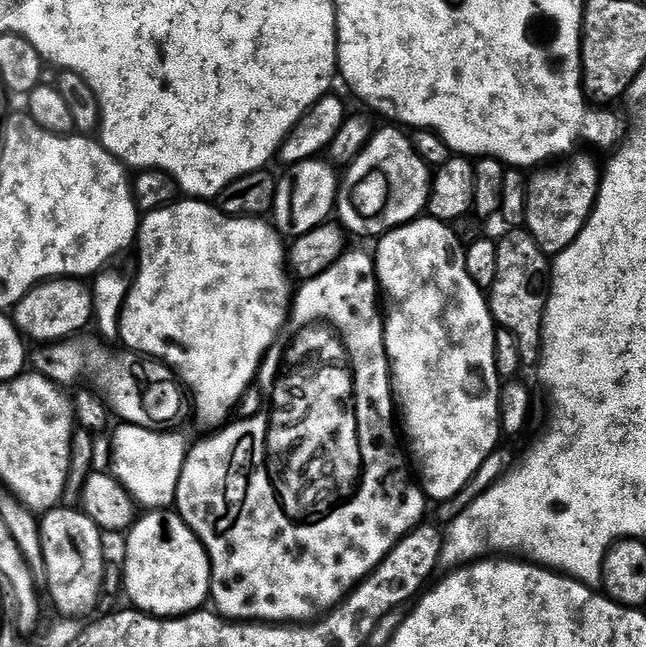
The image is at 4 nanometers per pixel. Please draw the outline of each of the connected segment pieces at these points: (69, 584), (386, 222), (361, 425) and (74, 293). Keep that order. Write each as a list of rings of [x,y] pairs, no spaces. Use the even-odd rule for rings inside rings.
[[[57,506],[40,520],[43,575],[48,575],[48,596],[61,617],[84,618],[96,608],[104,588],[104,540],[100,527],[76,506]]]
[[[384,126],[381,130],[373,131],[355,162],[345,169],[337,189],[337,217],[339,223],[352,235],[373,236],[379,238],[392,228],[401,228],[402,225],[417,219],[427,209],[428,190],[432,187],[432,176],[426,162],[418,158],[411,139],[399,127]]]
[[[345,251],[344,255],[340,256],[338,260],[330,266],[330,270],[318,274],[318,278],[303,281],[299,287],[295,289],[292,298],[288,314],[288,323],[284,325],[284,329],[280,331],[279,336],[276,337],[276,341],[272,343],[270,350],[265,354],[264,361],[260,364],[258,384],[259,387],[263,389],[264,405],[258,410],[256,416],[252,416],[248,420],[237,419],[235,421],[236,424],[229,423],[227,426],[221,427],[219,430],[208,434],[212,436],[206,437],[205,440],[200,440],[197,444],[193,443],[191,447],[189,447],[186,462],[182,466],[182,478],[178,478],[178,494],[176,495],[174,505],[175,511],[179,512],[180,516],[190,526],[190,530],[203,542],[204,548],[208,551],[208,560],[212,563],[212,590],[210,600],[213,605],[216,603],[216,605],[214,605],[215,611],[233,622],[311,622],[317,619],[321,614],[327,613],[329,610],[335,608],[365,576],[369,576],[369,574],[387,558],[392,547],[394,547],[407,532],[412,531],[417,524],[425,519],[424,504],[426,504],[426,497],[424,491],[419,483],[413,482],[414,476],[410,471],[410,464],[406,459],[406,452],[402,447],[401,437],[398,435],[397,421],[396,424],[392,421],[392,412],[394,416],[392,370],[388,367],[388,355],[386,354],[386,342],[384,341],[384,316],[382,315],[382,304],[379,304],[379,300],[382,300],[382,292],[378,287],[378,281],[376,279],[375,259],[373,259],[369,253],[367,256],[364,252]]]
[[[80,278],[46,280],[16,303],[14,319],[20,335],[29,341],[55,342],[75,337],[87,324],[93,323],[91,287]]]

